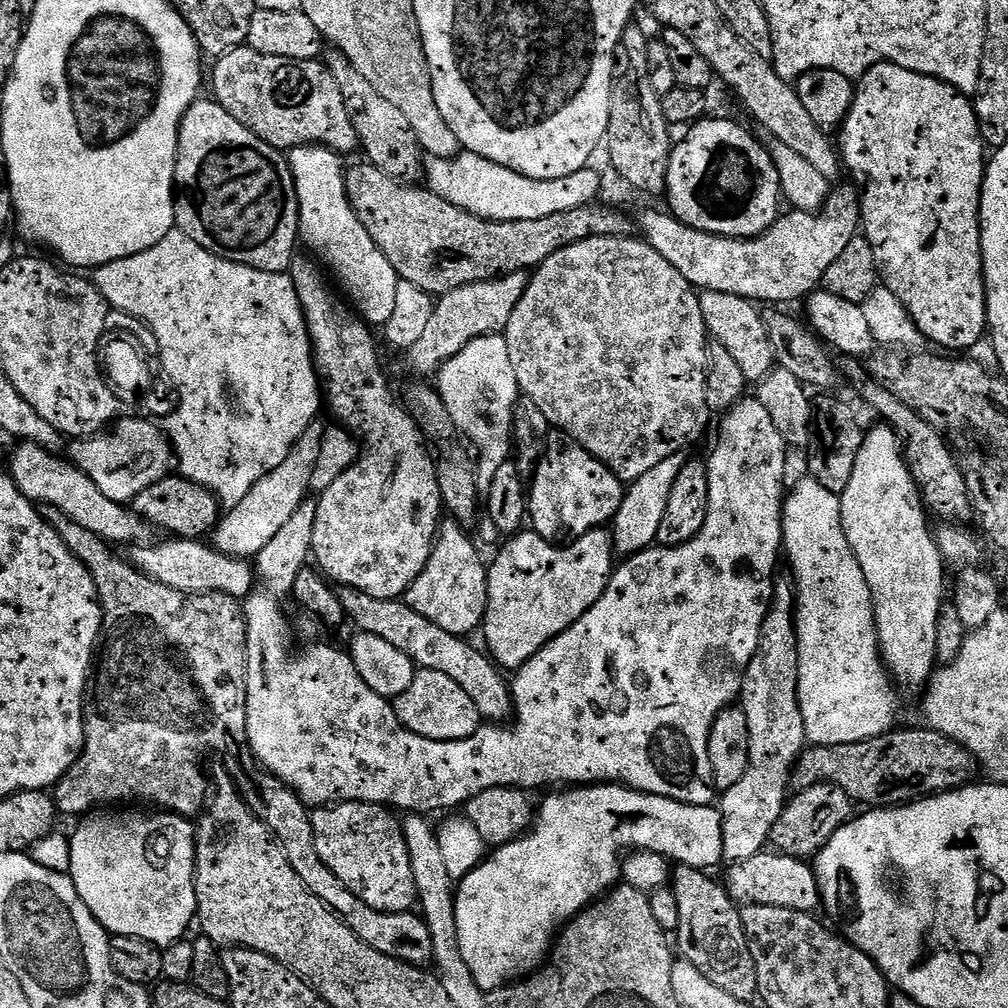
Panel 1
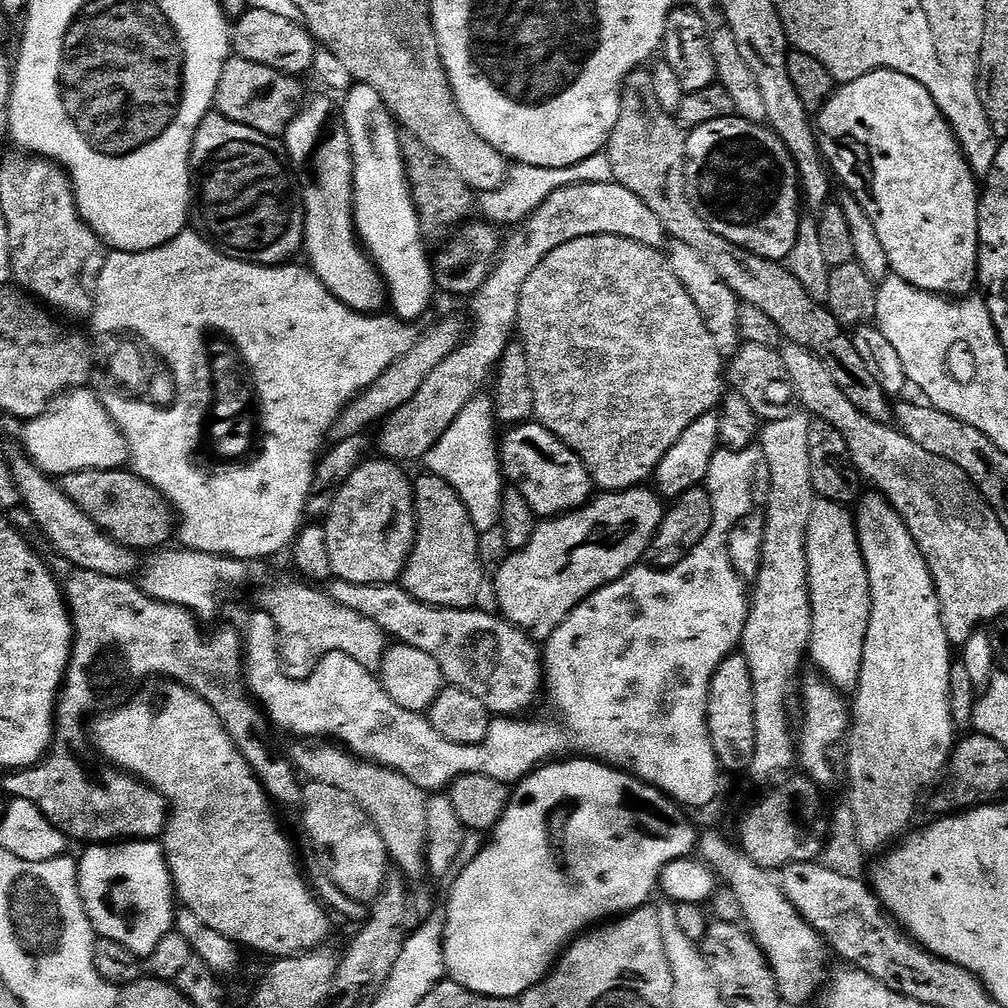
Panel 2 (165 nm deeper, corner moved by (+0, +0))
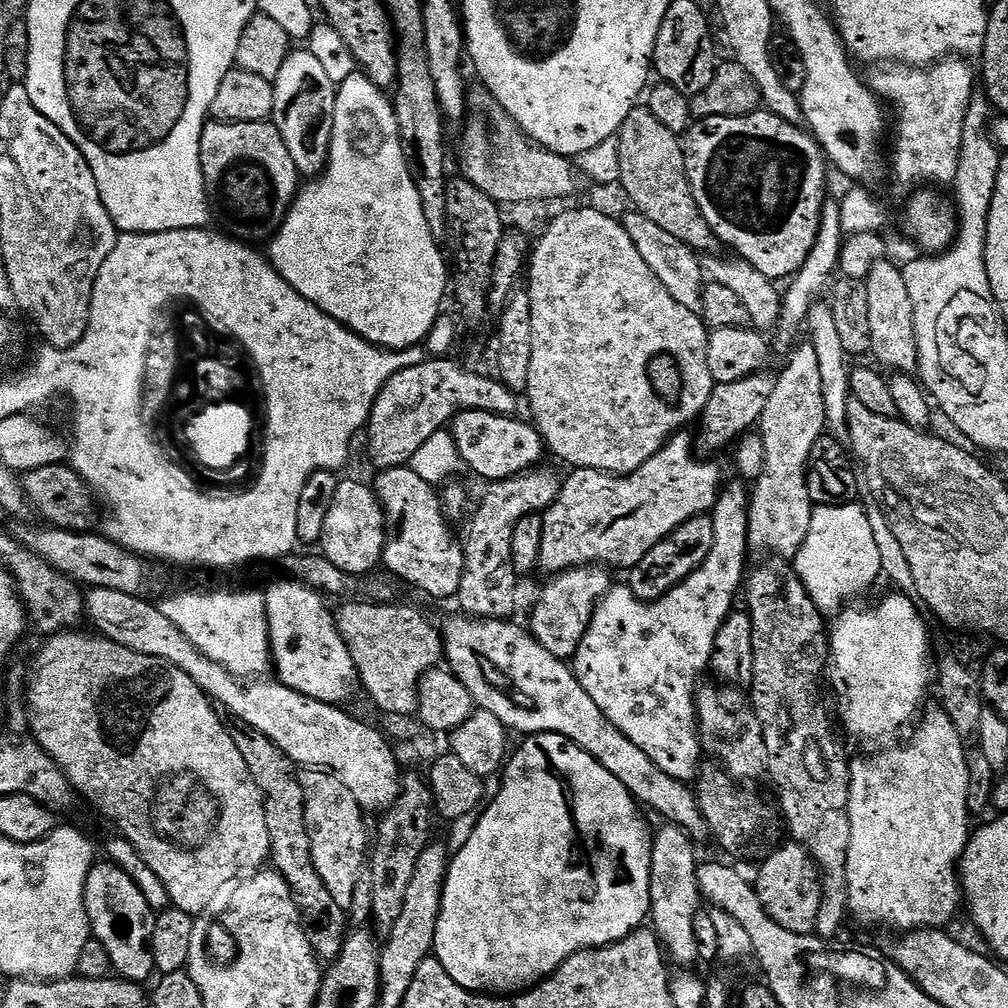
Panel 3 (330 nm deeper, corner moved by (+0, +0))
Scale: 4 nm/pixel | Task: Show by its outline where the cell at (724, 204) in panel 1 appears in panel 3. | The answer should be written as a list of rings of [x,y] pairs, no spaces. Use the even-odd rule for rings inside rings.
[[[761,110],[749,116],[739,116],[738,118],[706,118],[705,120],[696,120],[689,127],[688,131],[683,133],[682,143],[684,145],[684,157],[686,158],[686,174],[688,175],[688,181],[692,187],[694,198],[698,202],[698,210],[702,210],[706,222],[710,222],[712,232],[716,235],[717,241],[721,245],[729,244],[736,251],[733,253],[739,259],[745,260],[750,266],[754,266],[754,270],[762,270],[762,274],[766,274],[768,279],[773,282],[780,282],[780,279],[783,281],[785,278],[795,276],[796,271],[806,262],[806,258],[818,238],[820,215],[822,214],[822,206],[826,199],[824,191],[828,188],[830,165],[816,137],[801,127],[800,124],[791,124],[788,121],[783,121],[780,117],[776,117],[772,112]]]

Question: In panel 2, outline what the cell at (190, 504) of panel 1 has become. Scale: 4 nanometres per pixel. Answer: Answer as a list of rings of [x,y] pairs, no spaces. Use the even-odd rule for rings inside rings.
[[[86,470],[63,477],[64,493],[112,540],[140,554],[160,550],[173,539],[178,520],[164,496],[131,470]]]

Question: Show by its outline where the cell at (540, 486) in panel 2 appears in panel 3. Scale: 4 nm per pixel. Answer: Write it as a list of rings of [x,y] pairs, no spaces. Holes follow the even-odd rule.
[[[478,410],[457,412],[450,431],[460,451],[463,467],[472,468],[474,475],[481,476],[484,482],[491,482],[505,480],[535,465],[539,461],[536,459],[542,454],[545,455],[546,445],[535,423],[520,419]]]

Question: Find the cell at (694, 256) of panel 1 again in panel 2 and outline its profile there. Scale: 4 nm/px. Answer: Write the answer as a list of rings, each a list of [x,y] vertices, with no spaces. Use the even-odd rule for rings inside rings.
[[[615,182],[610,184],[575,184],[562,190],[554,190],[538,210],[531,212],[526,219],[511,229],[509,236],[502,240],[500,254],[492,265],[492,272],[483,286],[471,297],[472,312],[476,321],[470,324],[464,343],[460,344],[418,386],[418,394],[410,398],[399,410],[383,421],[384,430],[380,434],[379,455],[385,460],[405,462],[404,460],[423,461],[434,450],[434,446],[454,426],[454,418],[466,410],[475,396],[481,395],[484,383],[489,383],[494,369],[500,362],[503,352],[514,340],[518,325],[518,306],[522,286],[526,278],[534,274],[538,262],[550,250],[574,242],[574,238],[591,236],[621,236],[651,248],[665,247],[666,233],[658,214],[638,198],[630,194],[626,186]]]

